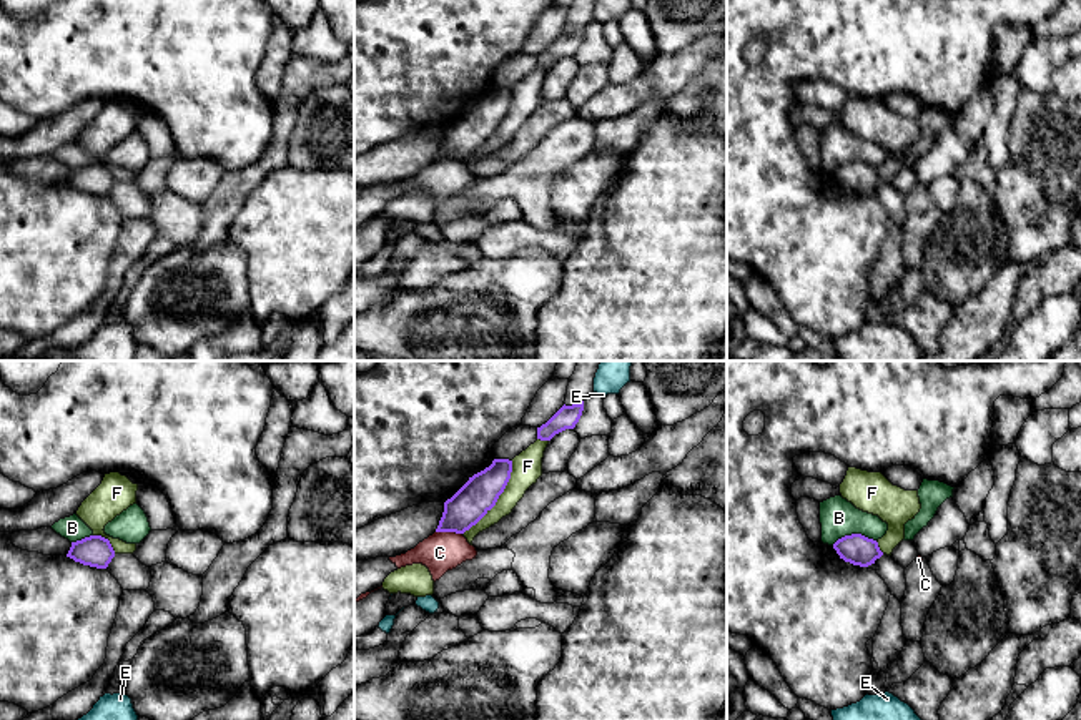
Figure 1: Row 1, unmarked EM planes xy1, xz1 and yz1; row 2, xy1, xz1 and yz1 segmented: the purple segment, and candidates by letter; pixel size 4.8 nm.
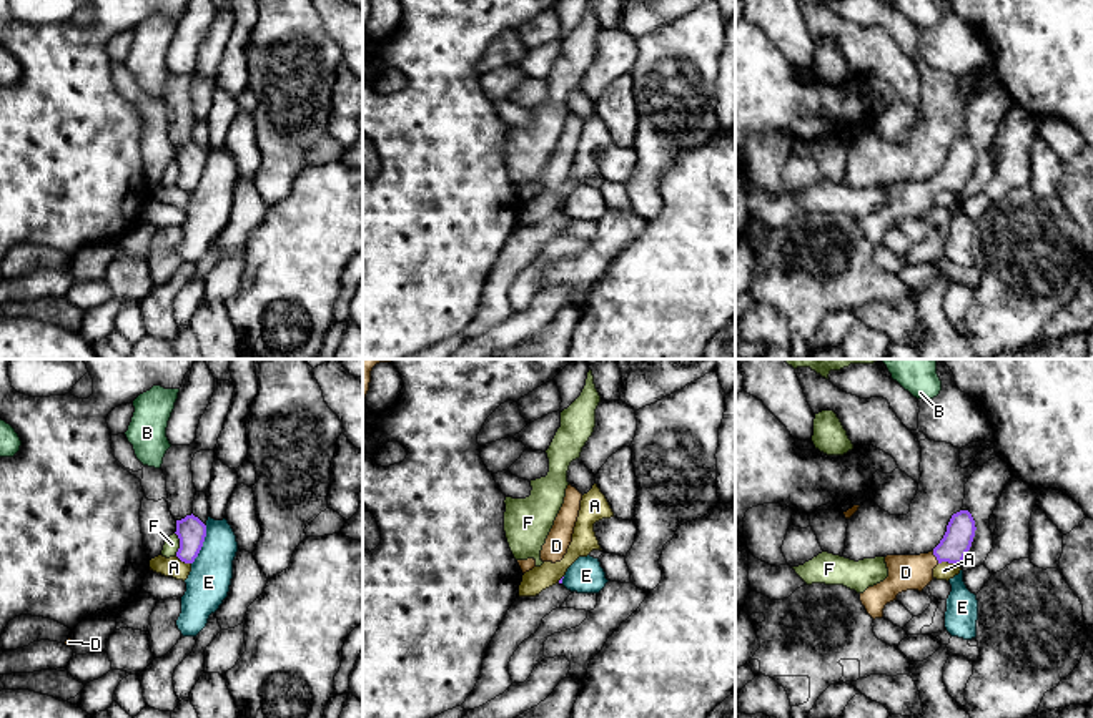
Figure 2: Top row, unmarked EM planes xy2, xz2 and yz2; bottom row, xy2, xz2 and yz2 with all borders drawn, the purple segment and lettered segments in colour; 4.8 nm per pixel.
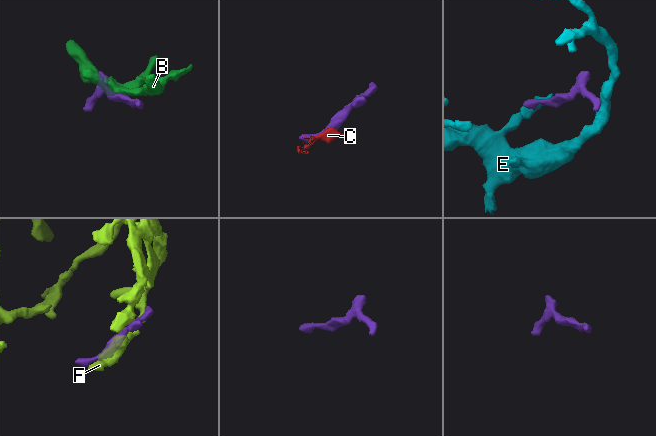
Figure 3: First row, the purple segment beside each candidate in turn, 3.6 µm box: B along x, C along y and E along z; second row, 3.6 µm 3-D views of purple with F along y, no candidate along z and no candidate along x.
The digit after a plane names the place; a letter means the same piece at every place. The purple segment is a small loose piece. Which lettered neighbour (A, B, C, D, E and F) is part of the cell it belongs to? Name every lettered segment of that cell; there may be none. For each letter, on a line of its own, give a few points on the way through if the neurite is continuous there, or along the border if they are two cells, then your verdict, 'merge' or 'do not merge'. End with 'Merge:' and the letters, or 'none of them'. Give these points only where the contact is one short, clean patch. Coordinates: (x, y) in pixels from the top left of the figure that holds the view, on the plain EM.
A: border yz2 (939, 190), (955, 190), (959, 193); do not merge
B: do not merge
C: do not merge
D: way yz2 (960, 158), (935, 183), (915, 200), (905, 200); merge
E: do not merge
F: do not merge
Merge: D

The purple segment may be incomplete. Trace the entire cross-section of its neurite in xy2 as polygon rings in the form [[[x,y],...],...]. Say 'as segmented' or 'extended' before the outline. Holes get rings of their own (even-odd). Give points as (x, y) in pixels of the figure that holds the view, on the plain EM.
as segmented | [[[191,141],[181,148],[176,148],[175,161],[180,166],[176,184],[185,191],[193,191],[203,175],[206,153]]]

